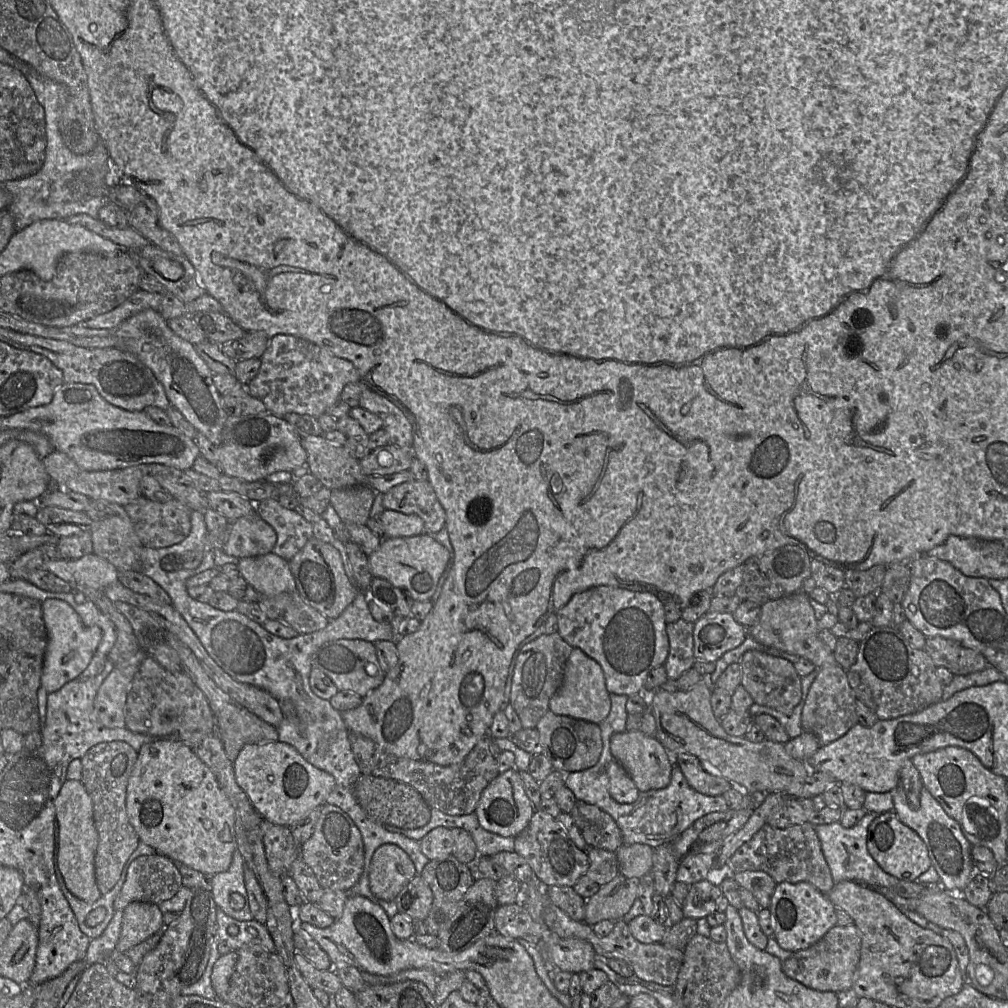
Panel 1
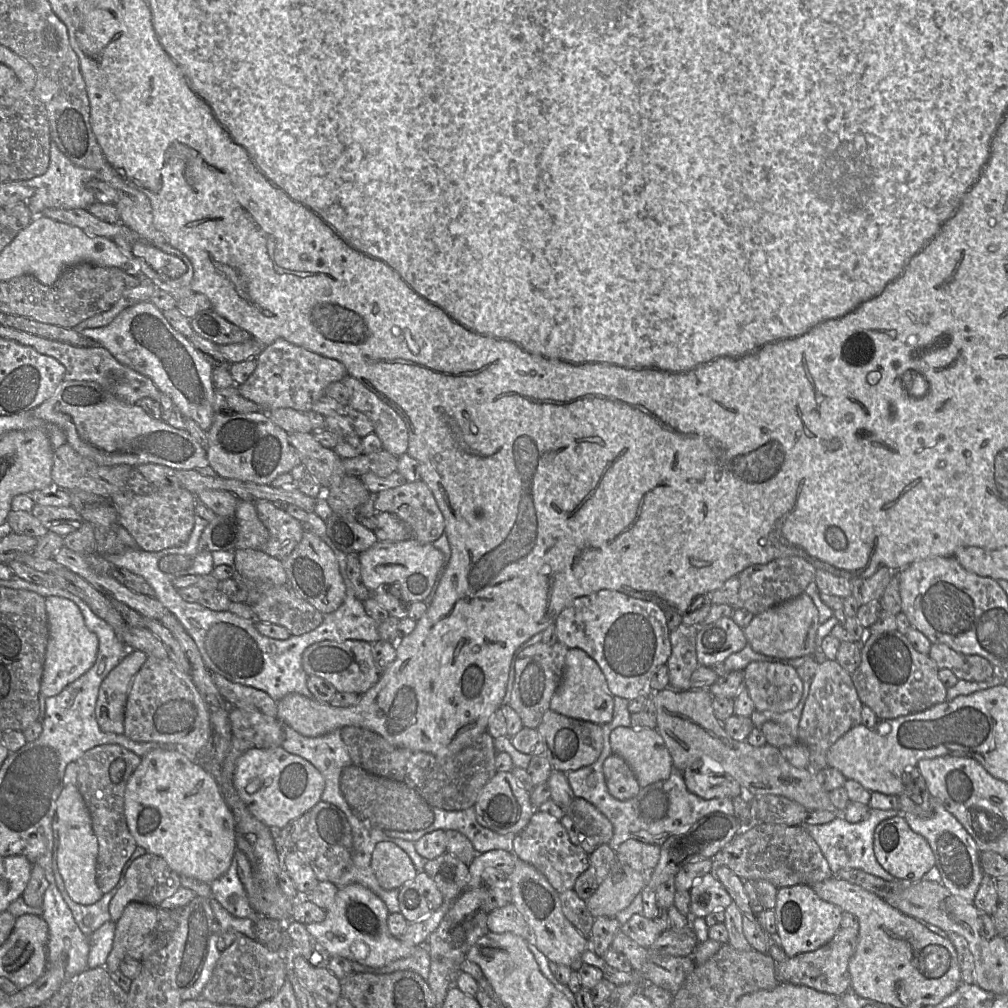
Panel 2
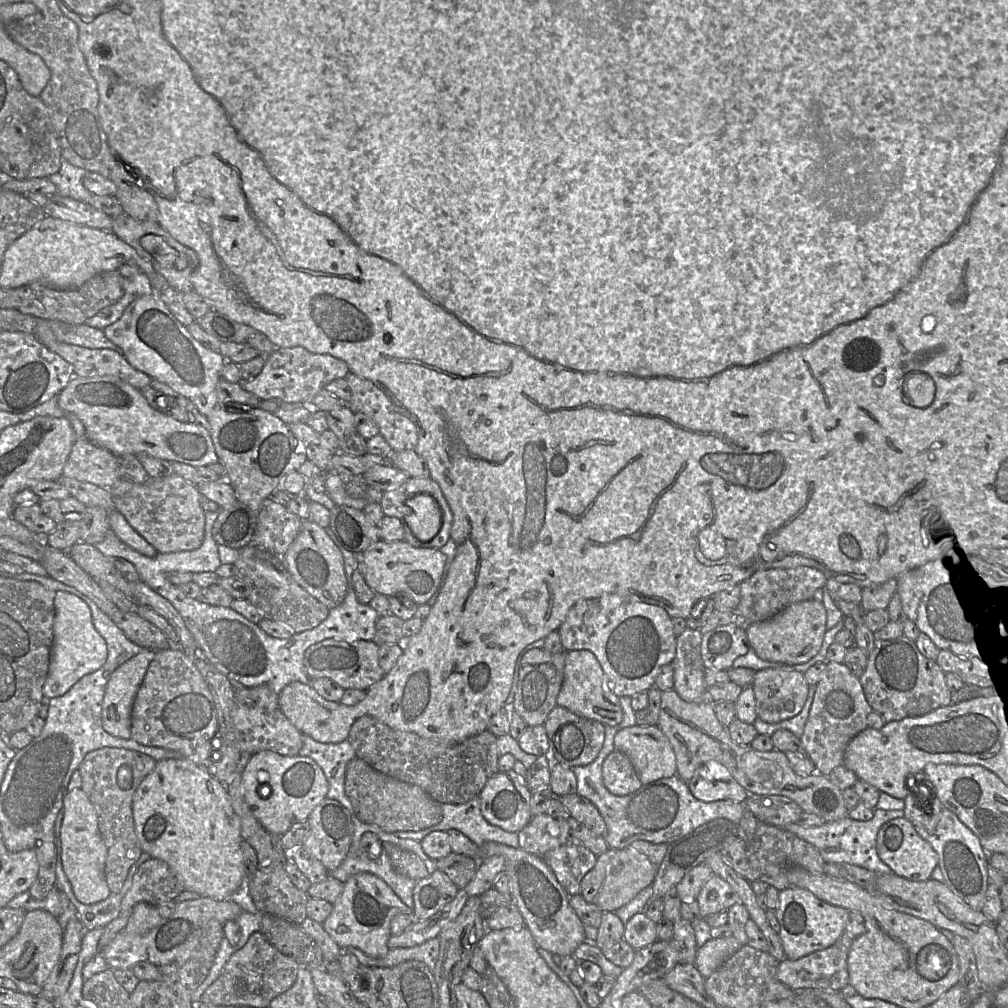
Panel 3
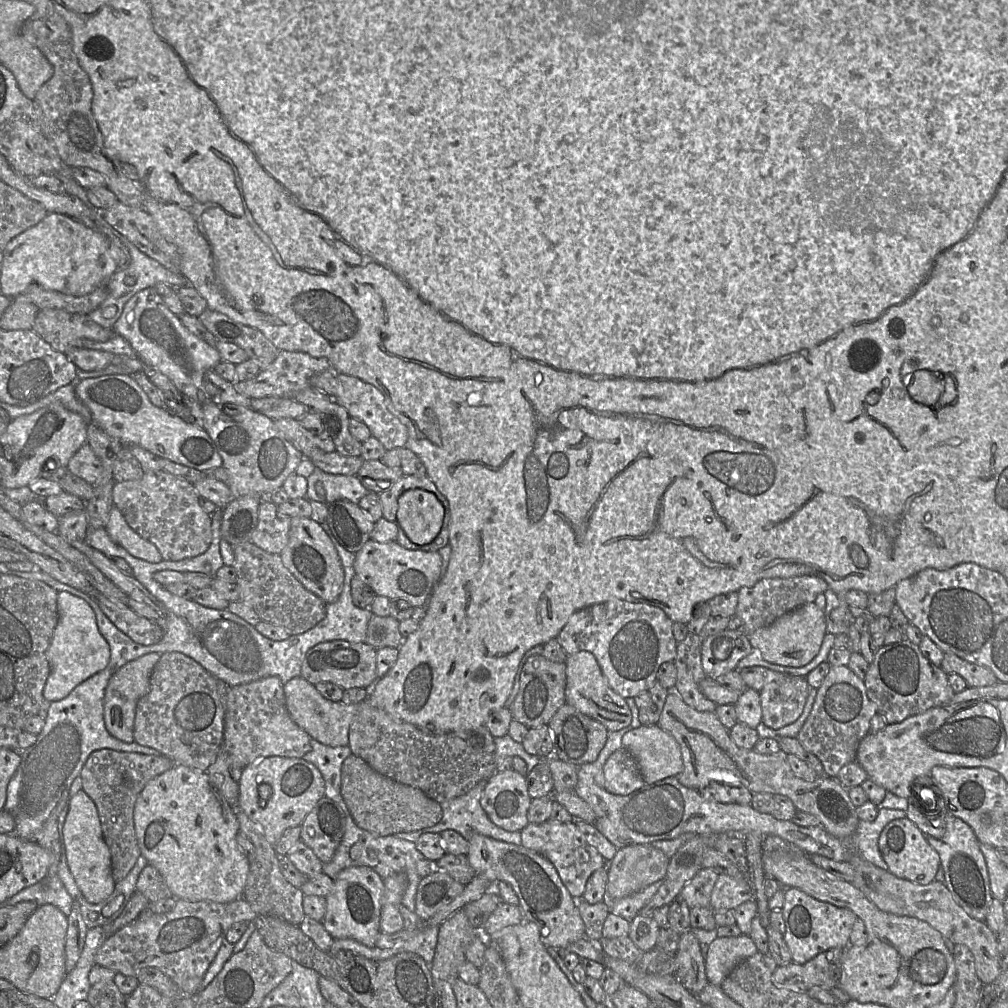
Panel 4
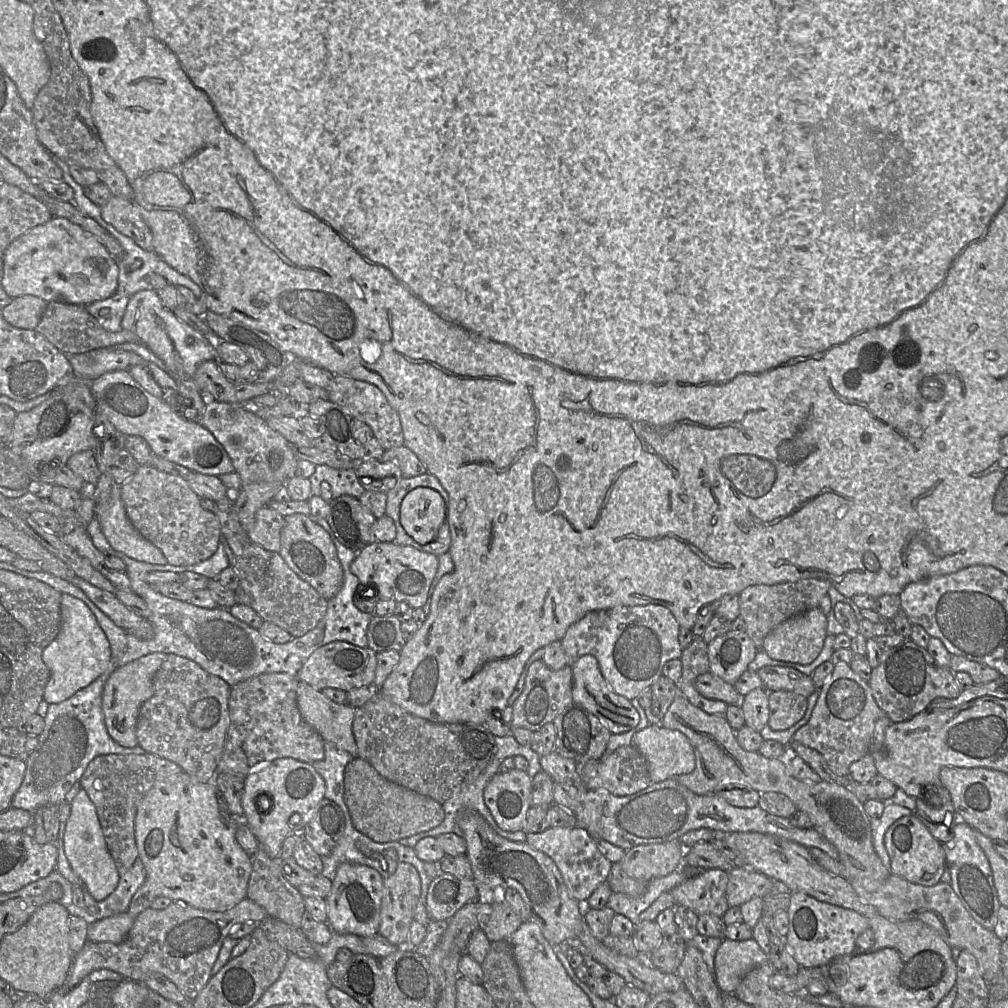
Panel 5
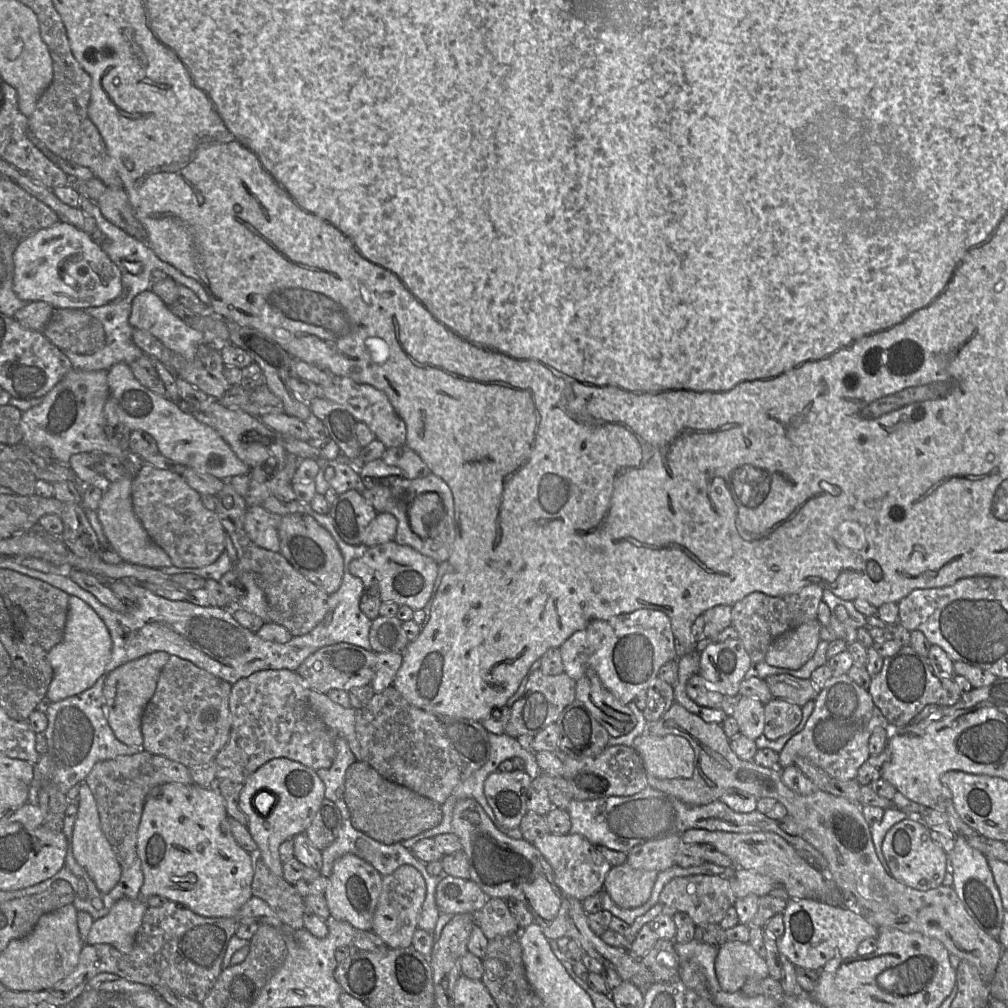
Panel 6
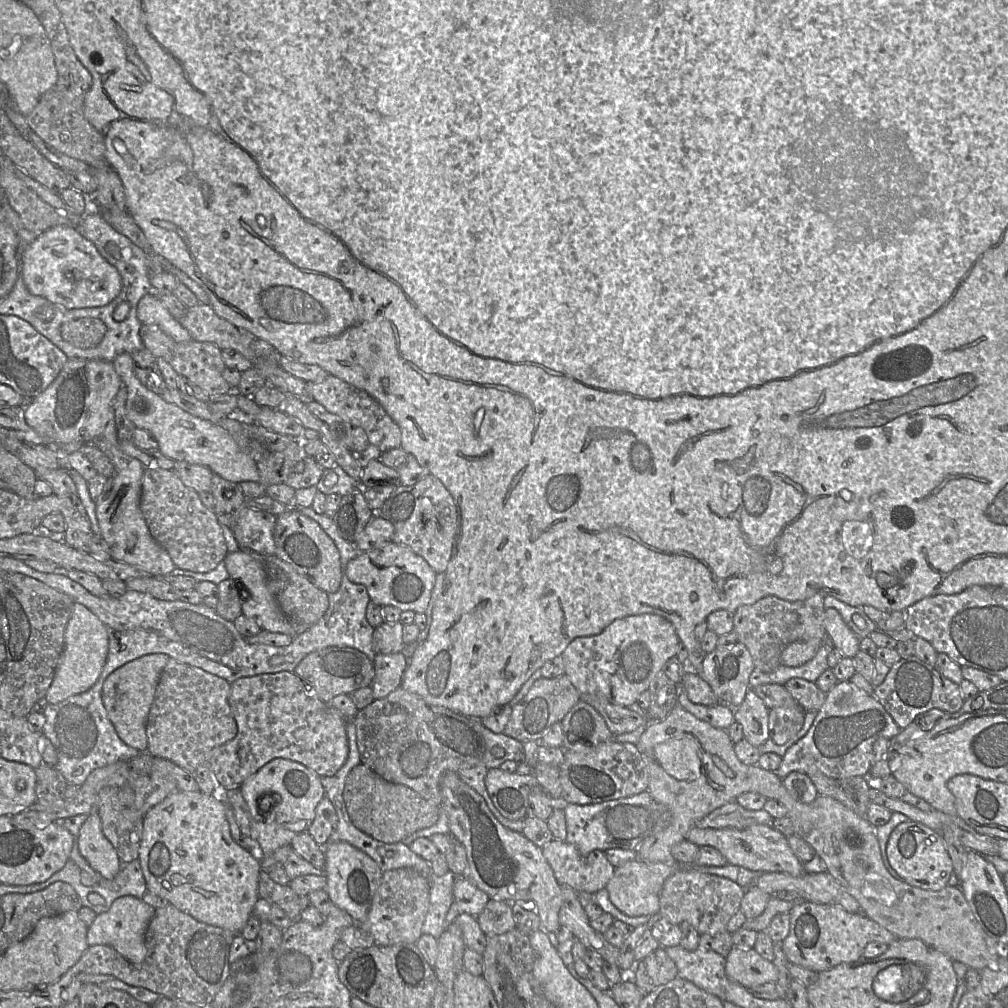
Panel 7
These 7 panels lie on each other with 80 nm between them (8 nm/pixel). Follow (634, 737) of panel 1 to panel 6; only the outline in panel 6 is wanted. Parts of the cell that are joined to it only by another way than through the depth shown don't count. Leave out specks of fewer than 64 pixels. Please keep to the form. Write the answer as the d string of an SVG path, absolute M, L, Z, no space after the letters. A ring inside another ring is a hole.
M644 733L634 739L632 747L642 758L647 775L662 778L670 774L679 780L693 777L698 756L690 741L683 736Z

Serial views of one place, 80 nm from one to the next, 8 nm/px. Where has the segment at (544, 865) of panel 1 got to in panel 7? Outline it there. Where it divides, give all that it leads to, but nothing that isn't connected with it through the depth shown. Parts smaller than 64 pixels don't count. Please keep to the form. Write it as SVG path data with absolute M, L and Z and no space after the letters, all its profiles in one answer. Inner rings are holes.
M553 839L541 850L559 885L568 886L578 894L604 889L615 870L603 851L593 850L584 856L566 840Z

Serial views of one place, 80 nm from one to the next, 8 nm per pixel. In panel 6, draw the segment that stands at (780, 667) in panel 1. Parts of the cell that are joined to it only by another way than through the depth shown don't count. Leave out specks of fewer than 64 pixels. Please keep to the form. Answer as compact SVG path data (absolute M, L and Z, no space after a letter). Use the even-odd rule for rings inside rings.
M773 698L765 705L764 734L776 740L793 731L802 720L802 708L784 699Z

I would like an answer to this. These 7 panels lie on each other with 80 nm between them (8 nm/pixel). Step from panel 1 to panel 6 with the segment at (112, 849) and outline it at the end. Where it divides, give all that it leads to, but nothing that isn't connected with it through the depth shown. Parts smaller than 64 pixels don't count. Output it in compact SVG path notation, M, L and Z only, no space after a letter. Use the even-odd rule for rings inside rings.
M147 751L97 762L84 781L90 788L99 812L101 828L122 867L128 868L137 855L138 828L150 791L167 783L194 784L186 766Z

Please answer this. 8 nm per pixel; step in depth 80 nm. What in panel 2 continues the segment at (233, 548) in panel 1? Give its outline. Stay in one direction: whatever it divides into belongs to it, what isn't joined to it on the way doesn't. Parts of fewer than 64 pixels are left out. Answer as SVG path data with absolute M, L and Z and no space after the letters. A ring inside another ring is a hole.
M241 500L235 515L239 525L236 550L263 550L269 539L269 531L258 516L255 501Z

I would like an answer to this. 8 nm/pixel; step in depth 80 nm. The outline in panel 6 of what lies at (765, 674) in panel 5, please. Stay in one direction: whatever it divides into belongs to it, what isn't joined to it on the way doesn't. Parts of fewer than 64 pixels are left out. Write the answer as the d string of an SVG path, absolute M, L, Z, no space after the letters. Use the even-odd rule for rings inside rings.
M777 673L765 679L774 698L791 701L800 707L814 701L817 689L810 679L802 679L788 673Z

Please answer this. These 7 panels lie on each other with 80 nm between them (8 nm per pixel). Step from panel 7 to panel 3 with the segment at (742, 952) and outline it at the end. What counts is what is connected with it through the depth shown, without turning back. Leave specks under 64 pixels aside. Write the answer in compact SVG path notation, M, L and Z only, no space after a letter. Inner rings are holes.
M734 936L712 938L703 946L698 947L695 966L706 979L741 947L741 943Z

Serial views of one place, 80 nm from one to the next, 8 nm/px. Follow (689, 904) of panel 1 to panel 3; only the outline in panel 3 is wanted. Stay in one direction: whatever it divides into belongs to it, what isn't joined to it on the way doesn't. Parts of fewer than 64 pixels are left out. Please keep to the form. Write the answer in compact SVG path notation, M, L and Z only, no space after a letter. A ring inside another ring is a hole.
M713 875L703 886L696 899L702 918L728 910L731 906L740 903L738 894L728 882L717 875Z

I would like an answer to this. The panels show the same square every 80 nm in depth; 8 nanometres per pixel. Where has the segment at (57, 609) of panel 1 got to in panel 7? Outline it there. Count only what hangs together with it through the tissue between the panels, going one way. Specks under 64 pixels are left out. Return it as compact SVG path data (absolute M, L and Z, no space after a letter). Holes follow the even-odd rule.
M74 603L73 612L66 627L64 649L45 699L57 704L70 696L89 690L98 680L106 663L109 648L108 633L103 622L86 606Z

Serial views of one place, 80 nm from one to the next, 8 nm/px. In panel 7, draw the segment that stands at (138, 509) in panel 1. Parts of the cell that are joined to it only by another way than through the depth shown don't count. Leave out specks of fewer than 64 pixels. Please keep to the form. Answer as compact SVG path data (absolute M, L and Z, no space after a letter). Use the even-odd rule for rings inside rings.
M144 469L140 508L152 537L166 549L177 568L210 572L226 557L228 549L215 512L204 506L199 493L185 486L173 470Z

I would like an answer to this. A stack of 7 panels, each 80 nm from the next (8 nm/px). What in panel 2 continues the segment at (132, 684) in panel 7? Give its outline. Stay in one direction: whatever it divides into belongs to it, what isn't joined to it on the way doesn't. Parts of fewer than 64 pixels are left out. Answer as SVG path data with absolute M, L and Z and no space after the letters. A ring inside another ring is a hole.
M131 651L105 678L99 689L96 718L105 732L124 734L125 709L133 680L148 655Z

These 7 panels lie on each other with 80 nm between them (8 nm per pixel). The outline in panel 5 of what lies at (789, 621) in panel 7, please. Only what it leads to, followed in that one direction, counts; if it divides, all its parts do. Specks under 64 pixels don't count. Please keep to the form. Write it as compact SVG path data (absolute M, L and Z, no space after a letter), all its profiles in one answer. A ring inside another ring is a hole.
M808 578L796 582L774 585L752 585L739 594L739 616L745 622L745 632L758 650L762 649L764 638L779 624L798 614L819 606L831 584L827 580Z

